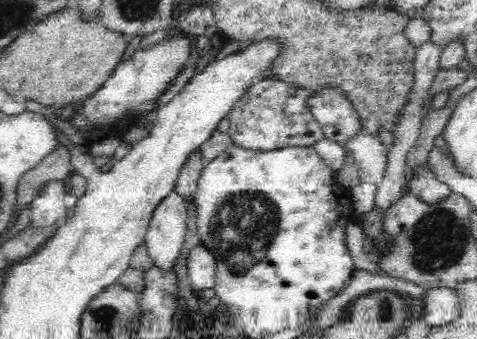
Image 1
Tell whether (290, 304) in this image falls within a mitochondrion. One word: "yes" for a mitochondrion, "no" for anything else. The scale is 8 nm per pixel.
no

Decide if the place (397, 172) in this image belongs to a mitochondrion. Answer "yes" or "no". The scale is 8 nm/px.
no

